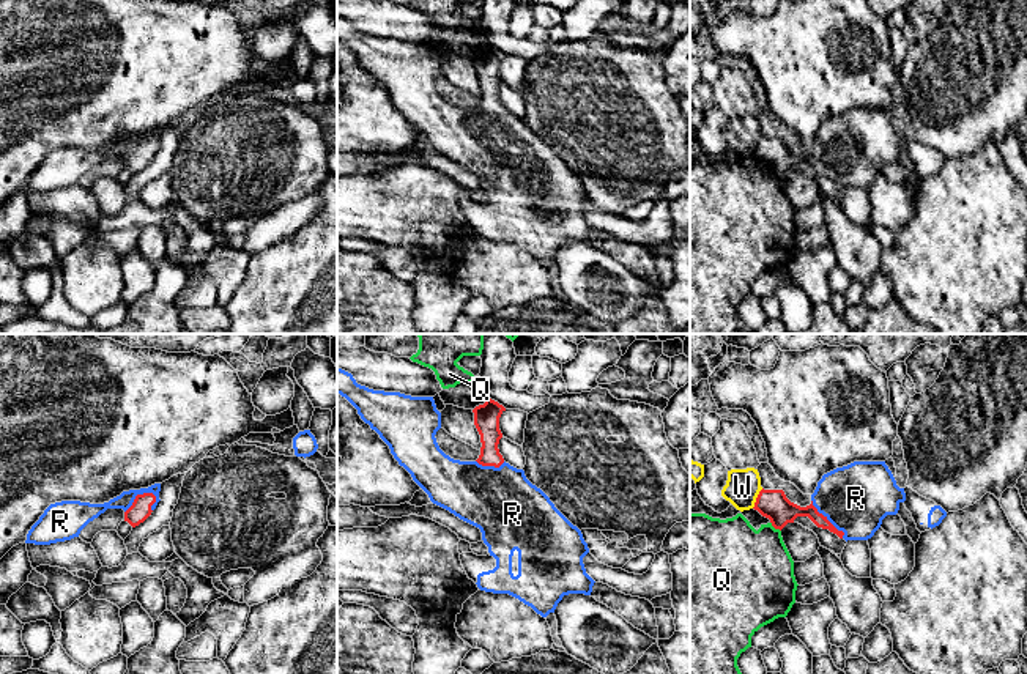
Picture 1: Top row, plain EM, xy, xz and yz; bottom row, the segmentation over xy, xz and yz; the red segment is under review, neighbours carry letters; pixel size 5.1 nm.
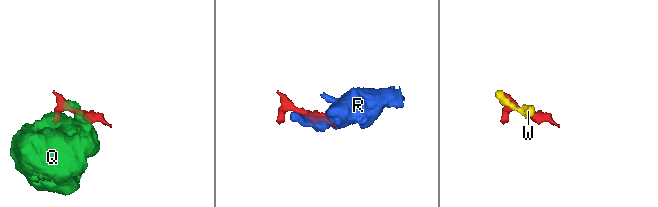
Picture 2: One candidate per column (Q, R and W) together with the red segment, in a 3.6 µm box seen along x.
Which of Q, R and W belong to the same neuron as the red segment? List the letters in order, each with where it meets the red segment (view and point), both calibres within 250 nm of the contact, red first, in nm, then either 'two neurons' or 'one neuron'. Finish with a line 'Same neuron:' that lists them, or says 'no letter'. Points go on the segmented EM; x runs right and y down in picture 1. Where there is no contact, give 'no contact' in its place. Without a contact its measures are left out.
Q: meets red in yz at (775, 528); 150 nm thick on the red side, 420 nm on the other; two neurons
R: meets red in xy at (137, 495); 110 nm thick on the red side, 80 nm on the other; one neuron
W: meets red in yz at (756, 498); 150 nm thick on the red side, 180 nm on the other; two neurons
Same neuron: R

